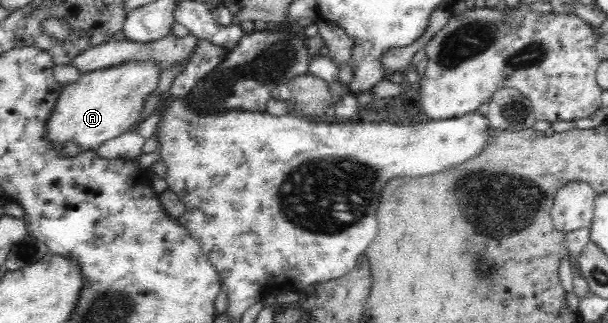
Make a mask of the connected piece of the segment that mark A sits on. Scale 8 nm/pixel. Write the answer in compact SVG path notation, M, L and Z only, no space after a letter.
M126 62L122 66L82 74L75 82L60 88L46 119L43 138L61 158L66 158L62 151L66 142L76 144L78 154L95 151L110 139L131 130L139 117L144 98L157 88L160 72L153 62Z

